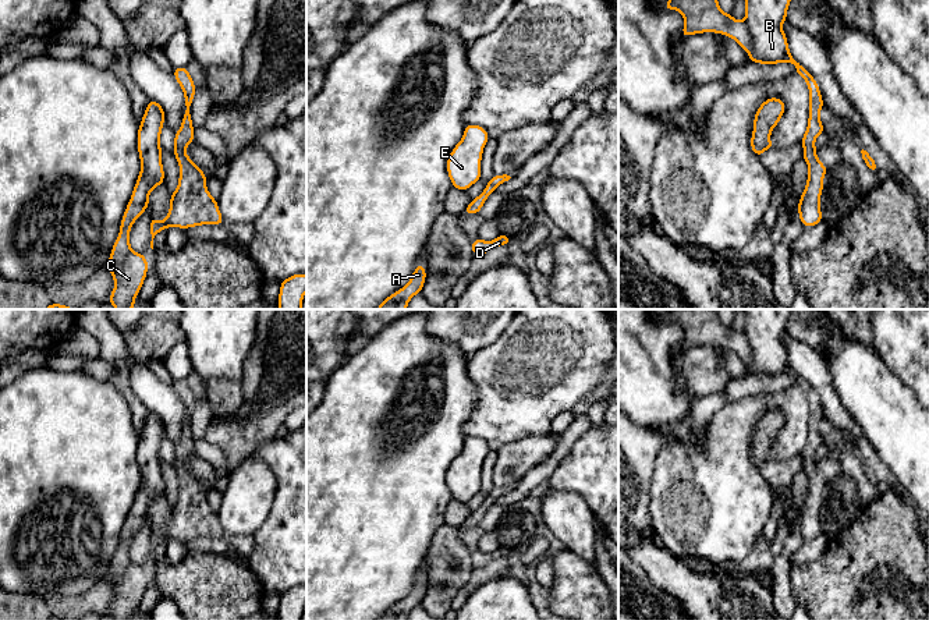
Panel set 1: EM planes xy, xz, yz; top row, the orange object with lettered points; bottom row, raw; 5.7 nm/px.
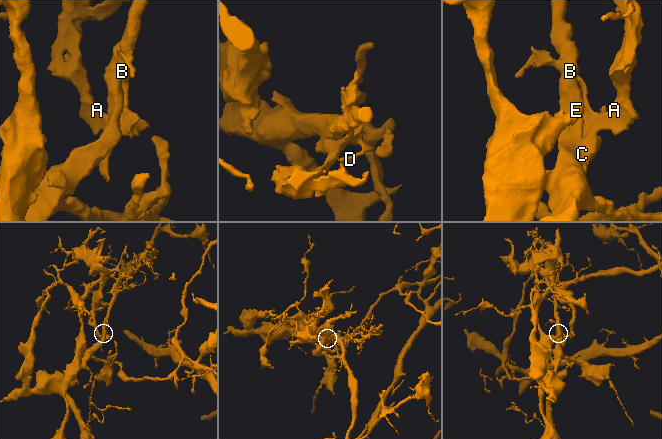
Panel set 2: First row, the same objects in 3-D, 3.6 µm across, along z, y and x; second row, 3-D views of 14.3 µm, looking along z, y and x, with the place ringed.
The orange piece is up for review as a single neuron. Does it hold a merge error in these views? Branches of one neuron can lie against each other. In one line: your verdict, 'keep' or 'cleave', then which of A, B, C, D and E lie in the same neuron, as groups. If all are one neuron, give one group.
cleave | A C D / B E

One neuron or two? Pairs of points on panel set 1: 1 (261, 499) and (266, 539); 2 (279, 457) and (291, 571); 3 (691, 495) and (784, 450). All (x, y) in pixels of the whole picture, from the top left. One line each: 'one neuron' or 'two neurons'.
1: two neurons
2: one neuron
3: one neuron

